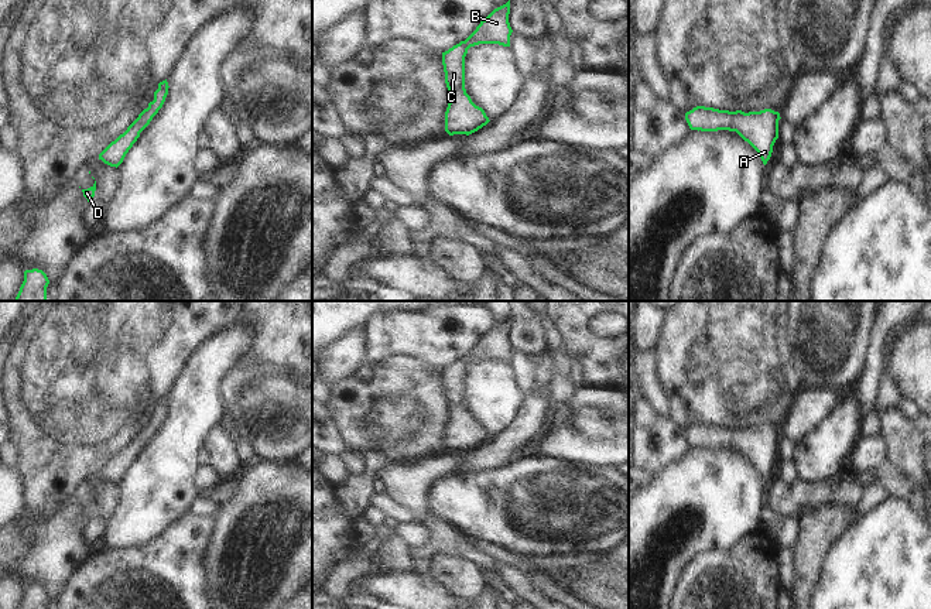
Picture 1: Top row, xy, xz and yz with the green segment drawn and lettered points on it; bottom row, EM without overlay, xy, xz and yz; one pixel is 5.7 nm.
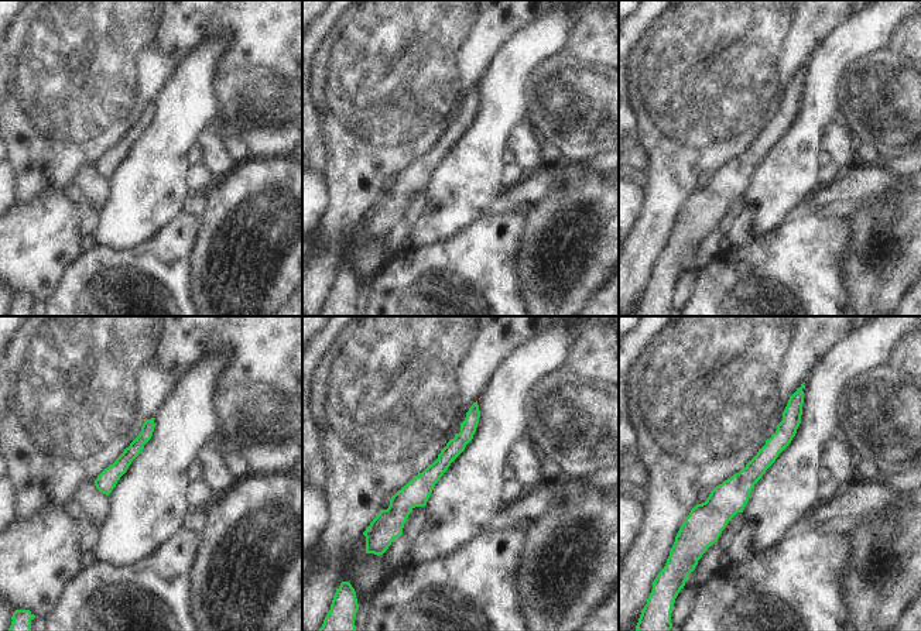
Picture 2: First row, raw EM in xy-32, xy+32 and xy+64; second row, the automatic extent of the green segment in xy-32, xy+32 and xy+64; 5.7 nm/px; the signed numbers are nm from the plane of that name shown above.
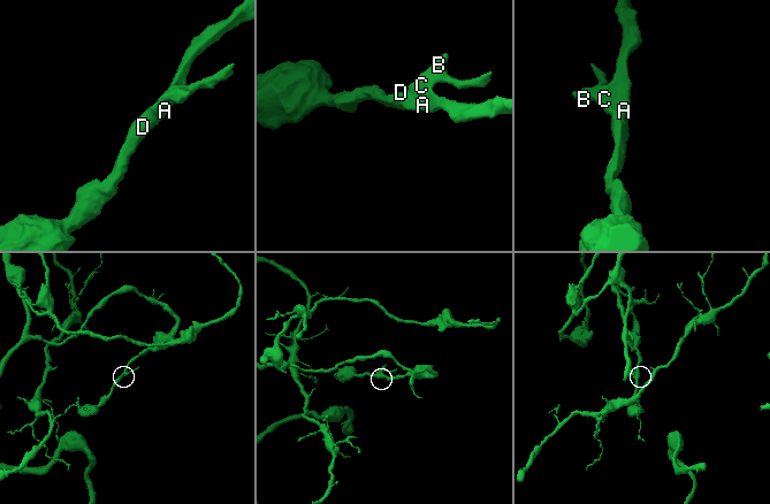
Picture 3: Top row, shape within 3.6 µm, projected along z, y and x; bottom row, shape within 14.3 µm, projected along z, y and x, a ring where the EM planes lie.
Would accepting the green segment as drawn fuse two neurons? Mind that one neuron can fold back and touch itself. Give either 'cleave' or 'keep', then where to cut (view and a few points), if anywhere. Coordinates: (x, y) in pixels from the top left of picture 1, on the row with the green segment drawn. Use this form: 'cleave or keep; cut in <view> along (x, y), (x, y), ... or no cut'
keep; no cut

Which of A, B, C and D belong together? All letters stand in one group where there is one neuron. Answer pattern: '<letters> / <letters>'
A B C D

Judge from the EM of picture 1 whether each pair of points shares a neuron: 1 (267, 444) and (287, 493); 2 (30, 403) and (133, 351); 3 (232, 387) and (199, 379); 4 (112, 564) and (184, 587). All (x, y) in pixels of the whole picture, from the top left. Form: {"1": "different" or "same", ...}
{"1": "different", "2": "same", "3": "different", "4": "same"}

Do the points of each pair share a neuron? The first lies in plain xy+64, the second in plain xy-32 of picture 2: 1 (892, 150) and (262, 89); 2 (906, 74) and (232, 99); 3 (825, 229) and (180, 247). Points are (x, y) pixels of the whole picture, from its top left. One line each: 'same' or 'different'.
1: same
2: same
3: same

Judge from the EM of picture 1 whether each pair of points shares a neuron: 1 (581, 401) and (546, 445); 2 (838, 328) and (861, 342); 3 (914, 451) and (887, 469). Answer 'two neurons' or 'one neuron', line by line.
1: one neuron
2: one neuron
3: two neurons

